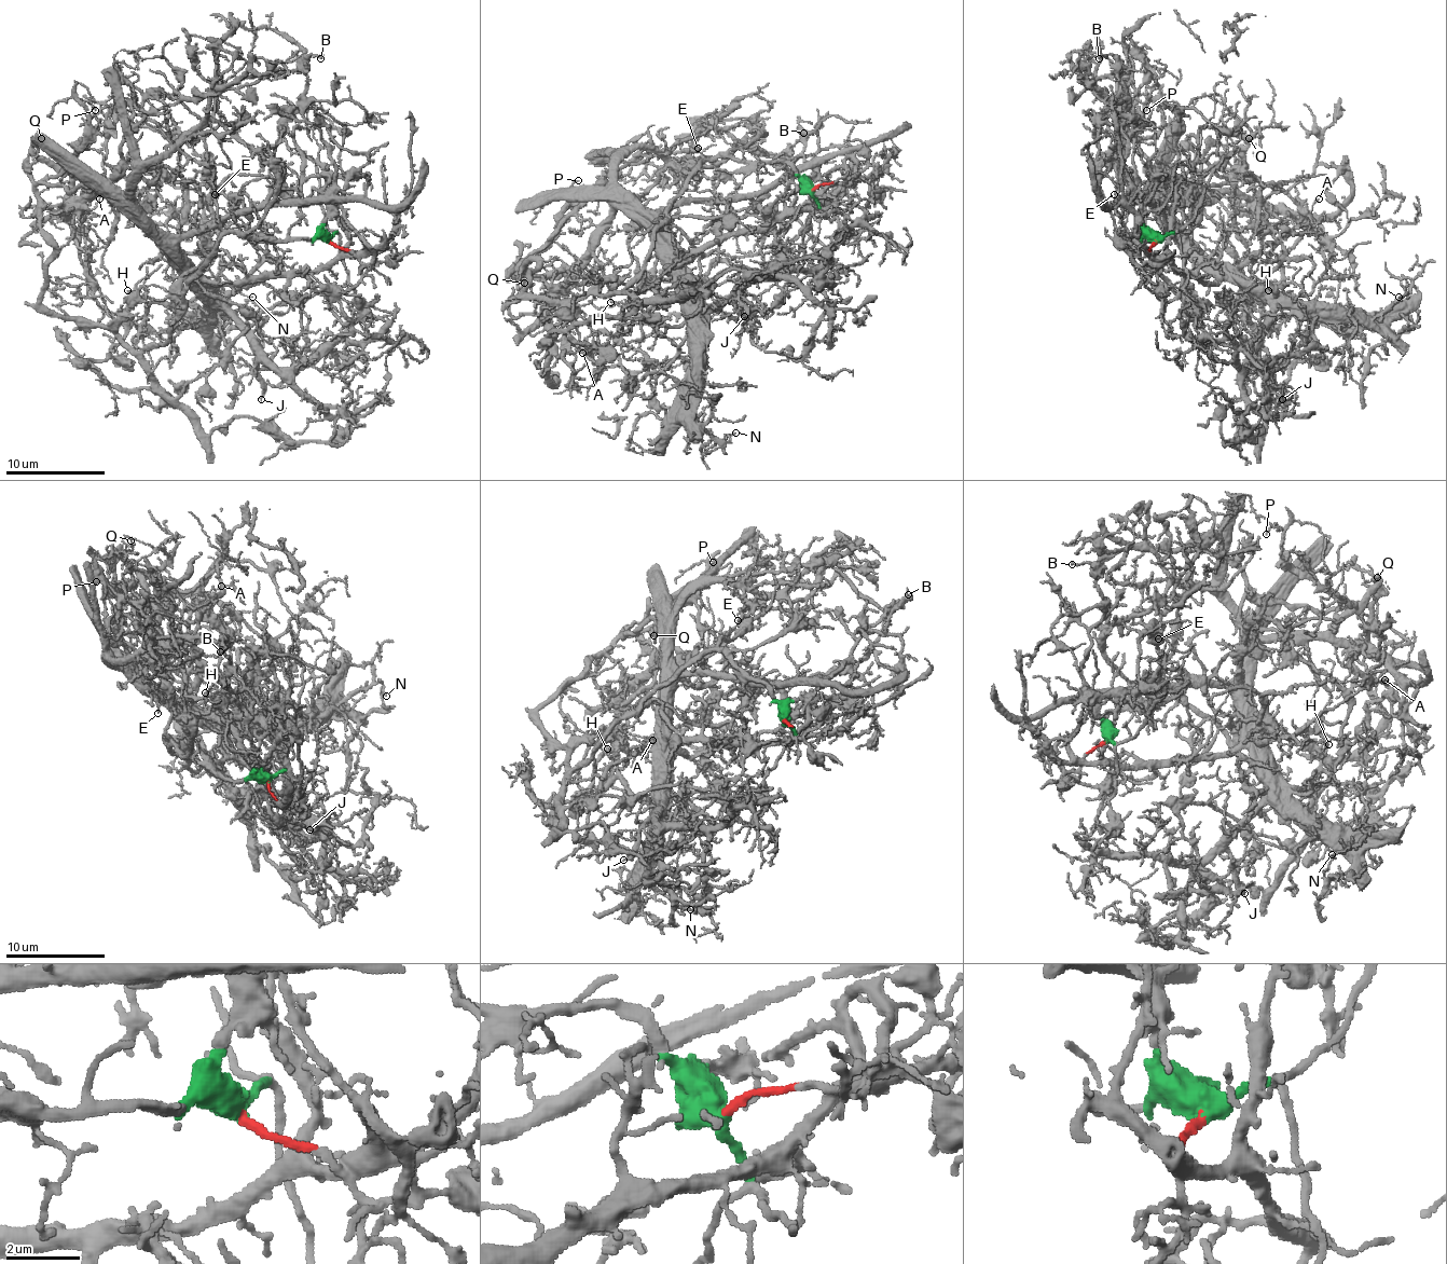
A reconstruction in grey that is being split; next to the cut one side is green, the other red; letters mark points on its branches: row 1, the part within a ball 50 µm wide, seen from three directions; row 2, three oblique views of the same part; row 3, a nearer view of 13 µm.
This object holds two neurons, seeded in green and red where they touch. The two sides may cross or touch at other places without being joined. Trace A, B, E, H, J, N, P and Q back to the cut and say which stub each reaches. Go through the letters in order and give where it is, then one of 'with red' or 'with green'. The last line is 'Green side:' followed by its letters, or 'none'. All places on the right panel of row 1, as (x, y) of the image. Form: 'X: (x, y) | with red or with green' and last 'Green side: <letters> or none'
A: (1319, 198) | with green
B: (1099, 58) | with green
E: (1114, 194) | with red
H: (1268, 290) | with red
J: (1282, 399) | with red
N: (1399, 297) | with red
P: (1146, 110) | with green
Q: (1249, 138) | with red
Green side: A, B, P

